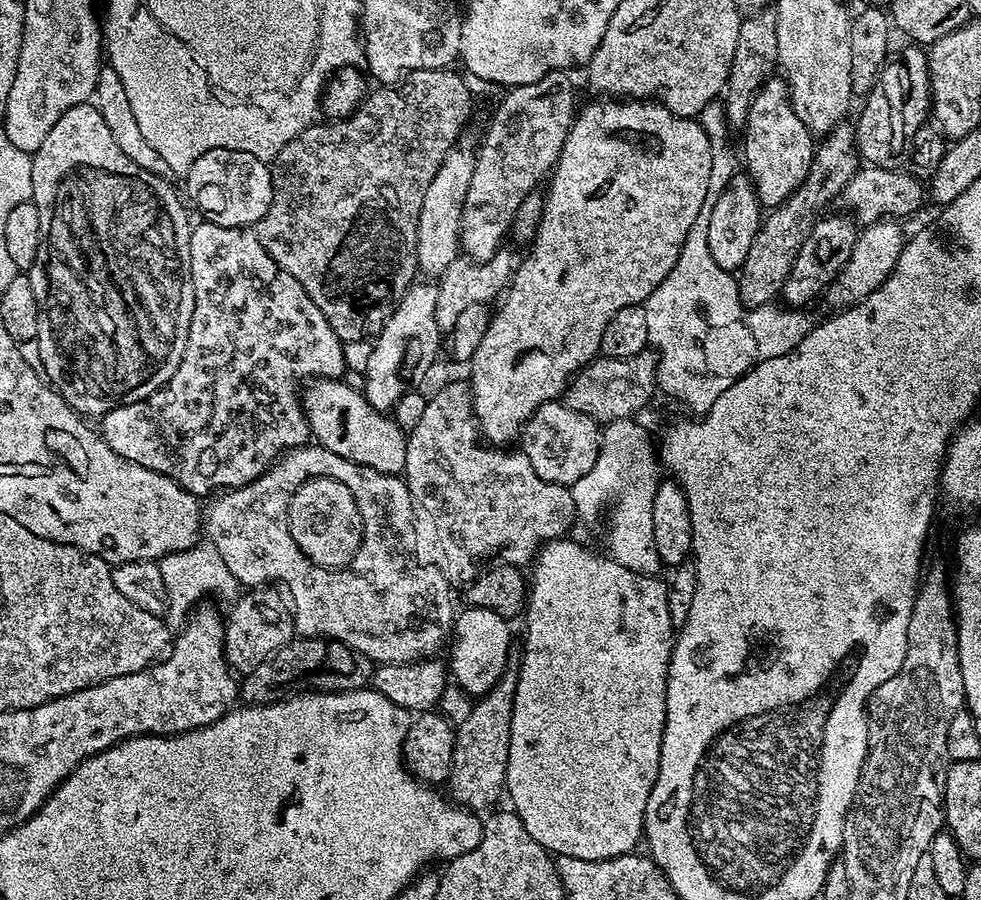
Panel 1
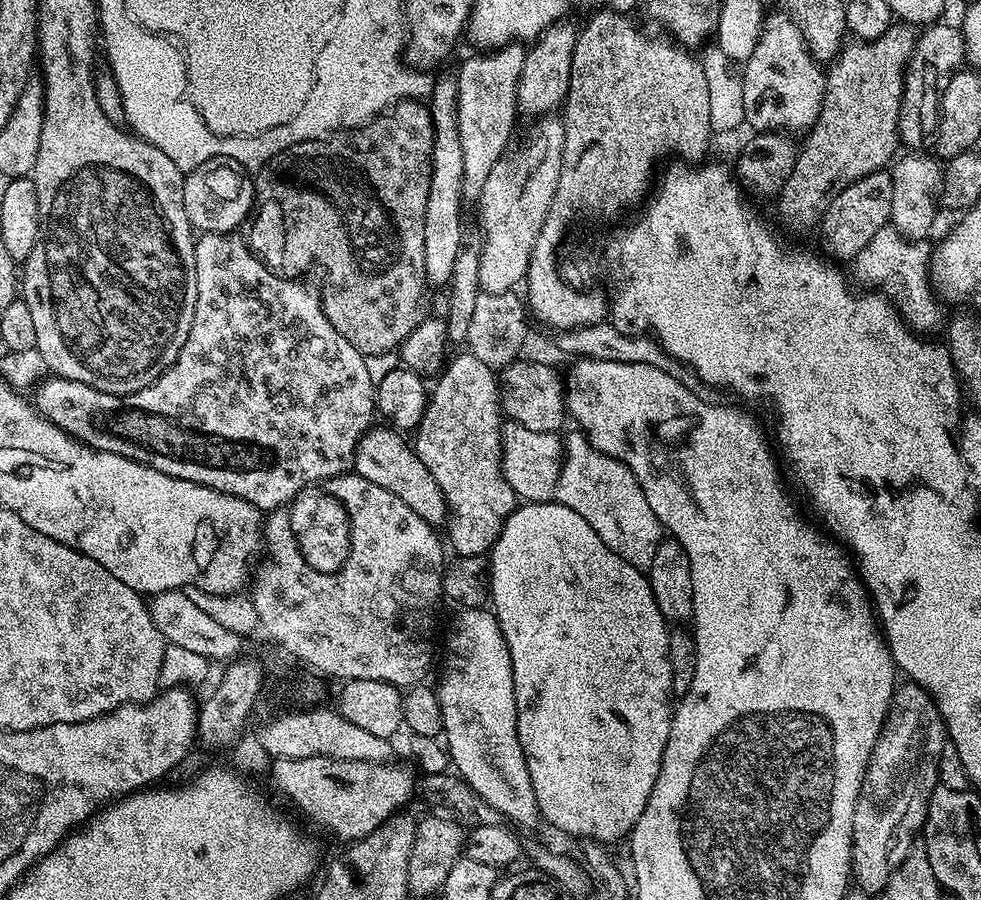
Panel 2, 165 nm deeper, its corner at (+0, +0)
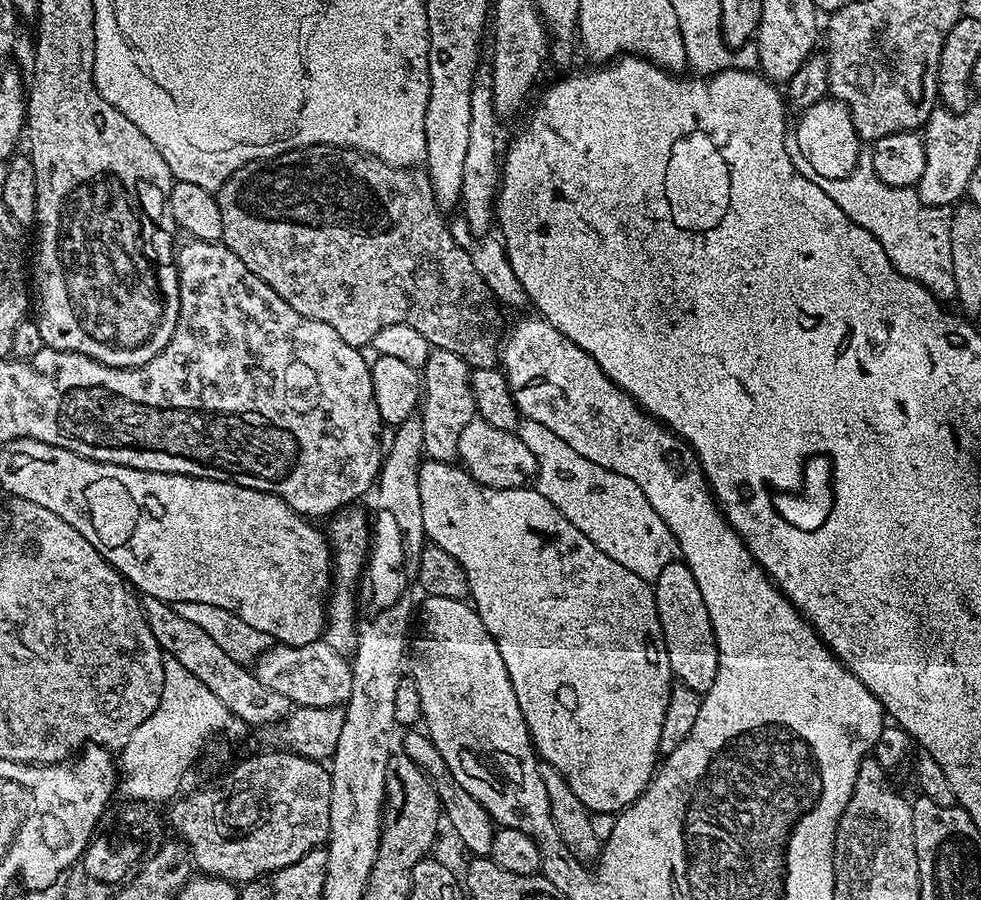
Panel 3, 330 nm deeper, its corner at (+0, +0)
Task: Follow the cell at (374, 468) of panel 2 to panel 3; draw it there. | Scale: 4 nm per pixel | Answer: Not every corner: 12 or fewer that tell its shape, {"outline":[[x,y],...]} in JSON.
{"outline":[[420,465],[539,759],[623,812],[674,680],[653,585],[535,487]]}

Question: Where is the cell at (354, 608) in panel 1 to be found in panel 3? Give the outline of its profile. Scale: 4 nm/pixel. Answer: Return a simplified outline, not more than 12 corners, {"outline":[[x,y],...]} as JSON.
{"outline":[[360,506],[327,517],[334,583],[323,641],[356,651],[356,579],[370,551]]}

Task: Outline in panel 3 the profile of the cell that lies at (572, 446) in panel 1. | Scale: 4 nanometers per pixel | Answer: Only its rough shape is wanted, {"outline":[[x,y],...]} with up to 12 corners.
{"outline":[[474,418],[459,463],[482,486],[522,488],[536,459],[516,432]]}

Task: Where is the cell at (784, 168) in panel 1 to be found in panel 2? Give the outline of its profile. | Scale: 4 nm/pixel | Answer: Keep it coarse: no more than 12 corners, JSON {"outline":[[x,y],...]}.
{"outline":[[787,11],[765,15],[742,68],[747,127],[797,134],[826,72]]}

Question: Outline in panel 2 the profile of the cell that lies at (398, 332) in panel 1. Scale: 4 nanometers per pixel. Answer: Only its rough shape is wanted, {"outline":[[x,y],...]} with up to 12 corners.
{"outline":[[458,86],[426,100],[432,173],[422,242],[426,281],[447,285],[464,241]]}

